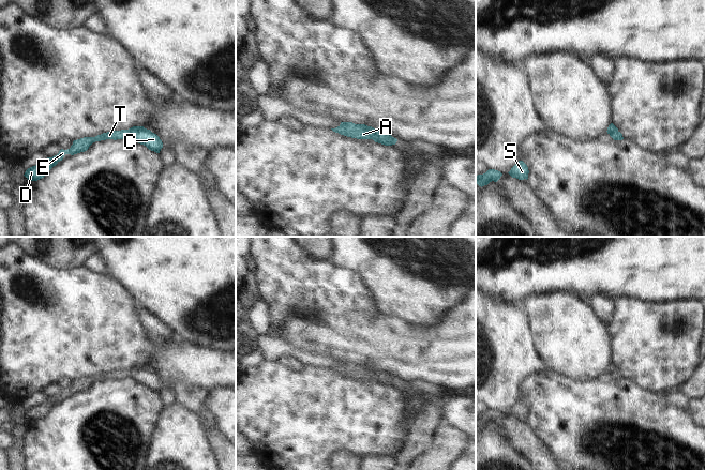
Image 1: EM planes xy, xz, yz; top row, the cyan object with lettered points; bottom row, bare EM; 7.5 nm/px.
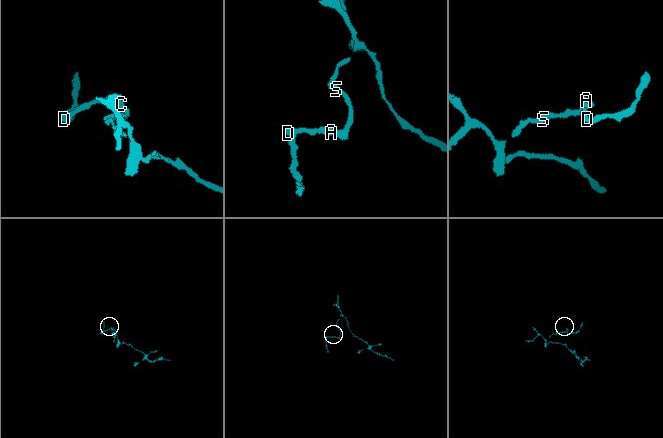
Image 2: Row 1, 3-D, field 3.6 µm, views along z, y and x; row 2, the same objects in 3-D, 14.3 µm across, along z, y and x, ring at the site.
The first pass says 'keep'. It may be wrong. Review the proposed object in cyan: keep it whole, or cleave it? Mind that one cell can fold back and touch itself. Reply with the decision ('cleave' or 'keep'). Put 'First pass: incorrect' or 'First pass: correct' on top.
First pass: correct
keep

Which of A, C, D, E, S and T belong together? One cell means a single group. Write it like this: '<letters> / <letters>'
A C D E S T

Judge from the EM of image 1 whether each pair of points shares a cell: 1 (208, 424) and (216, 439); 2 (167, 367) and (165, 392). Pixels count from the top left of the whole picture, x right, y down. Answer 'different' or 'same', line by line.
1: different
2: different

